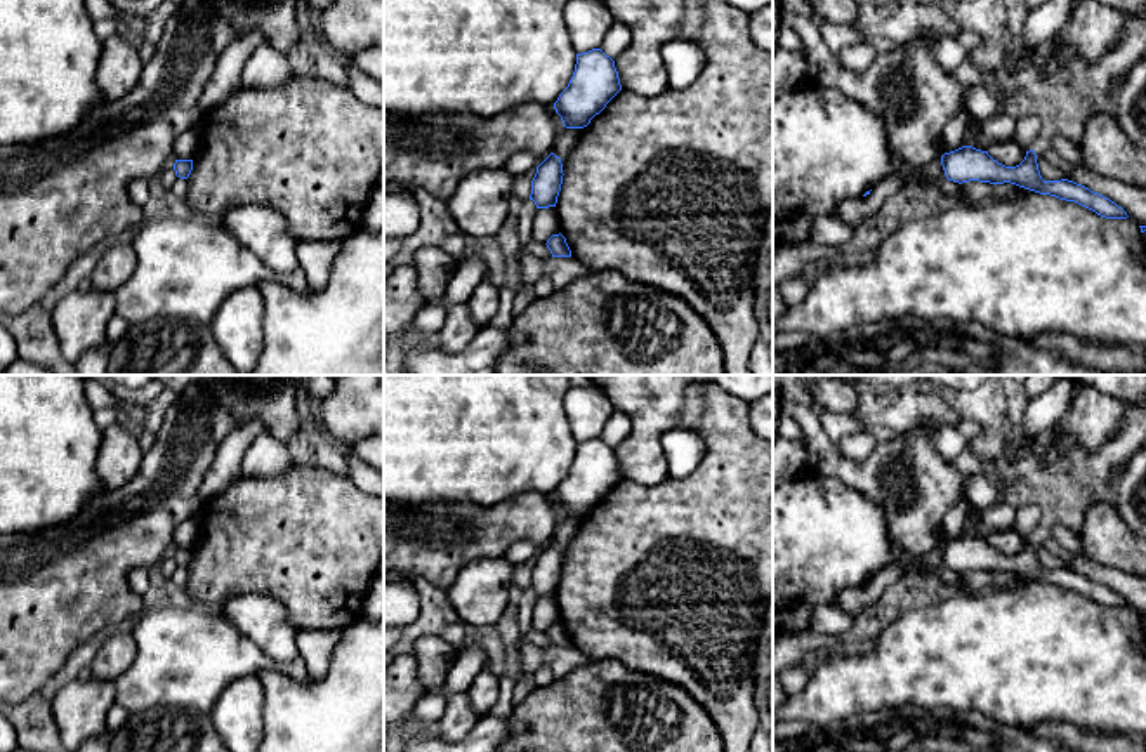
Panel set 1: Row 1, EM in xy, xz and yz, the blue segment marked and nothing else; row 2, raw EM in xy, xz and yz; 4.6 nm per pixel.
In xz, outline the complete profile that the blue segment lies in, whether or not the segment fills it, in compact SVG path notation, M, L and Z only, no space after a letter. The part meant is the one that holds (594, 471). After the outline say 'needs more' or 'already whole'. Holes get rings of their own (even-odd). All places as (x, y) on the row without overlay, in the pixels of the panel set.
M601 438L576 443L568 476L554 491L566 518L583 518L622 479L615 450Z | already whole

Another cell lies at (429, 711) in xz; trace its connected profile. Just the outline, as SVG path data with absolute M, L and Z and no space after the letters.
M467 648L457 653L441 693L425 693L415 705L417 729L434 733L446 710L446 700L455 693L467 693L476 674L484 669L488 655L481 648Z

